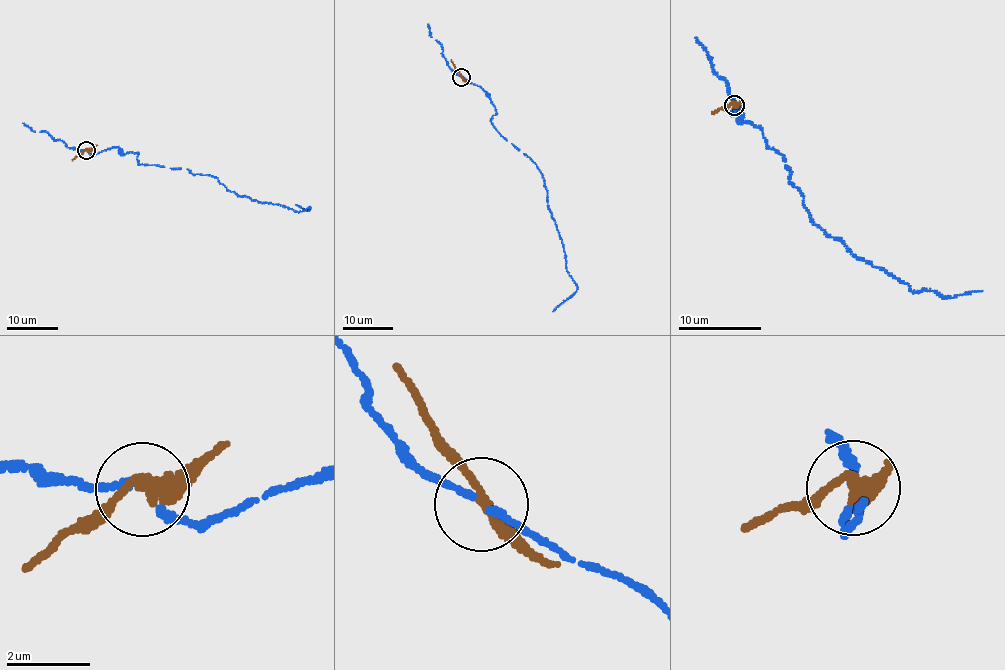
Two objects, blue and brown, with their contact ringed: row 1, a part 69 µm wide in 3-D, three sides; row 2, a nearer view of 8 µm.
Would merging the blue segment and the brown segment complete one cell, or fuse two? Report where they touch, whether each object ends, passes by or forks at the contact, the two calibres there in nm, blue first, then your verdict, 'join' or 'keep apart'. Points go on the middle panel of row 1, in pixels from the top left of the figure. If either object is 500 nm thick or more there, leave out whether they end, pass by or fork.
(461, 77) | blue passes by | brown passes by | 140/240 nm | keep apart

